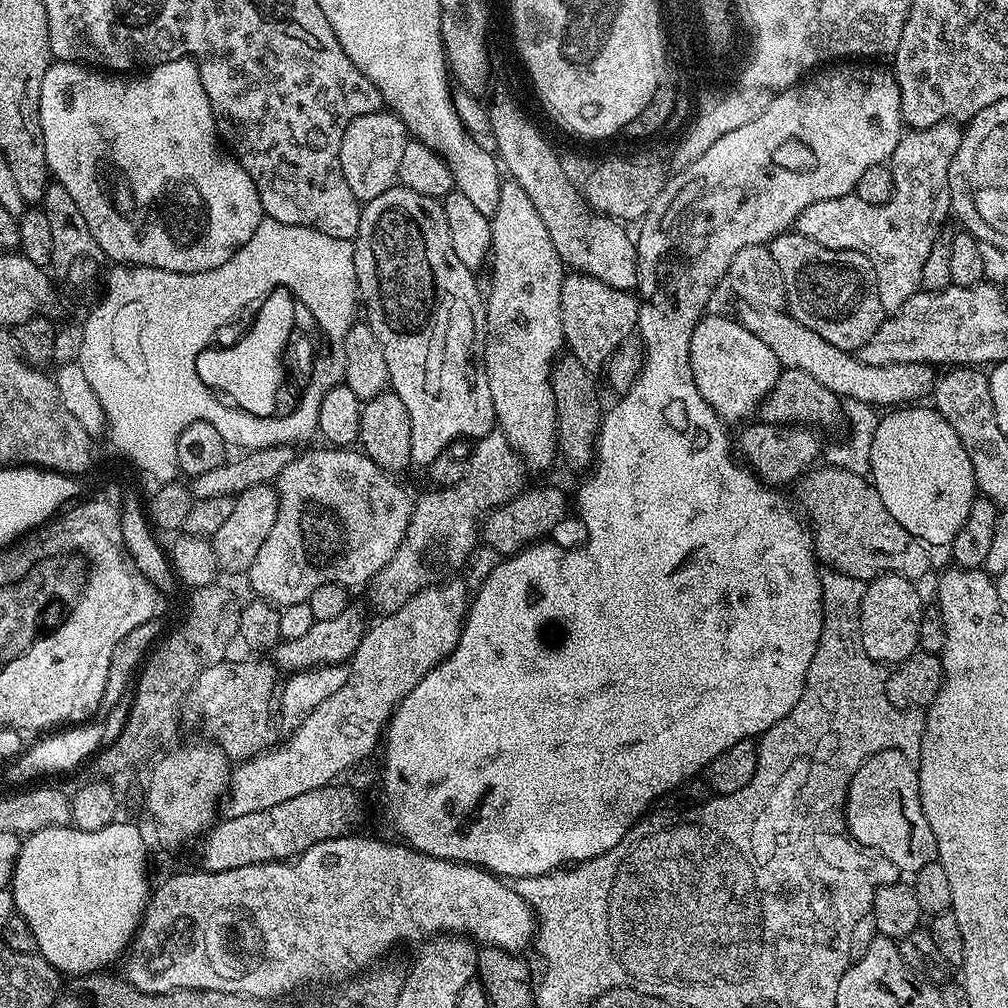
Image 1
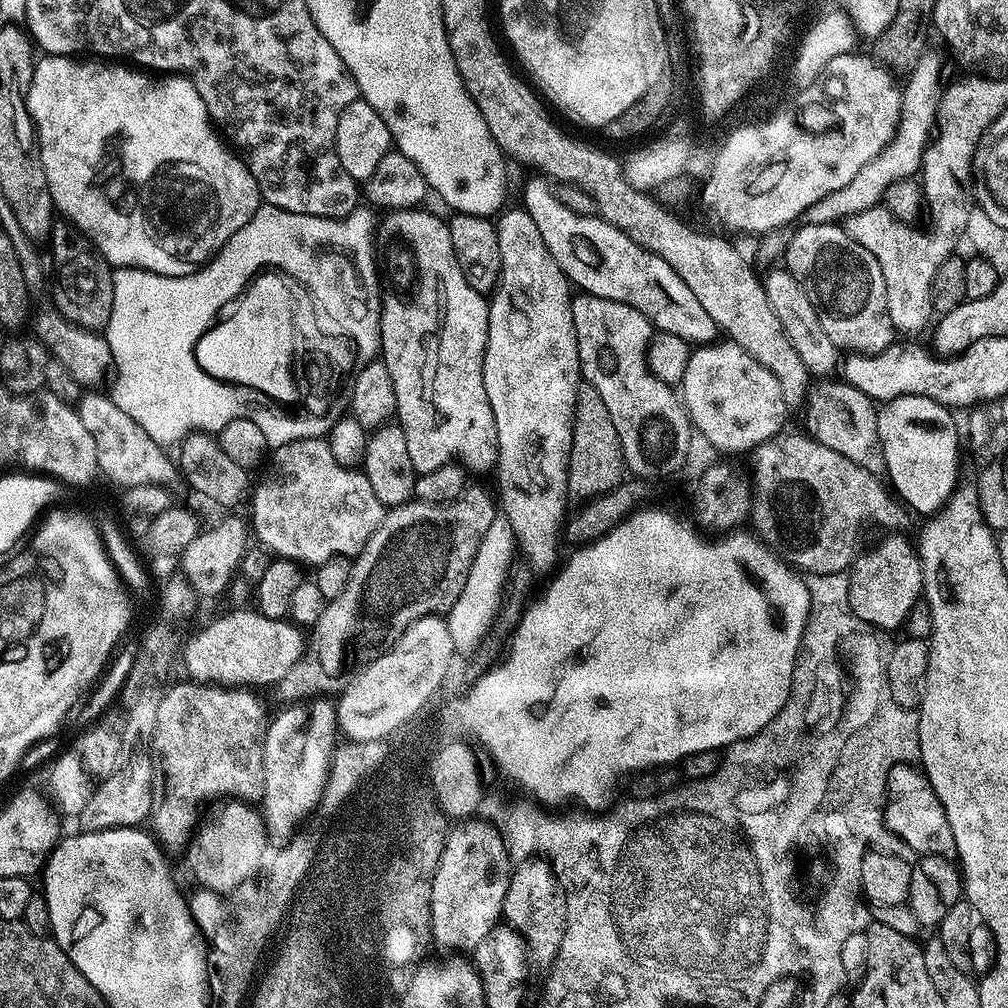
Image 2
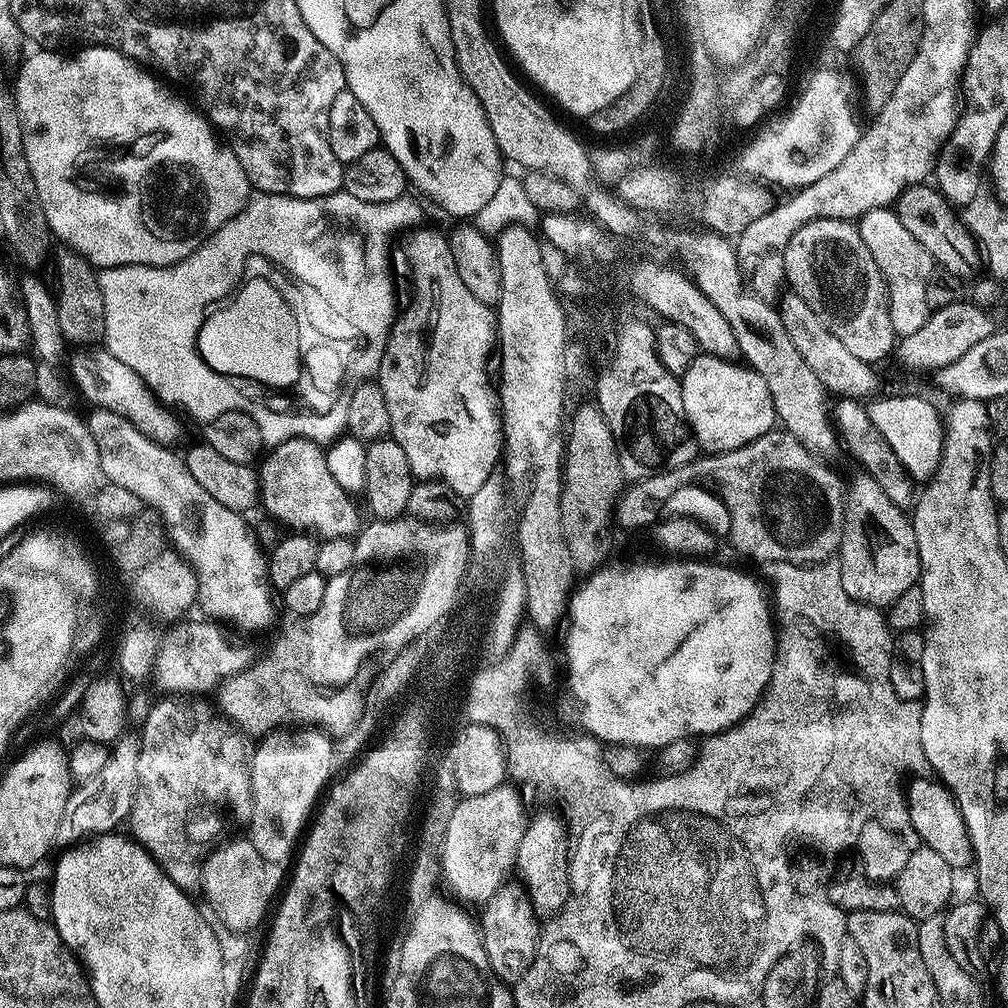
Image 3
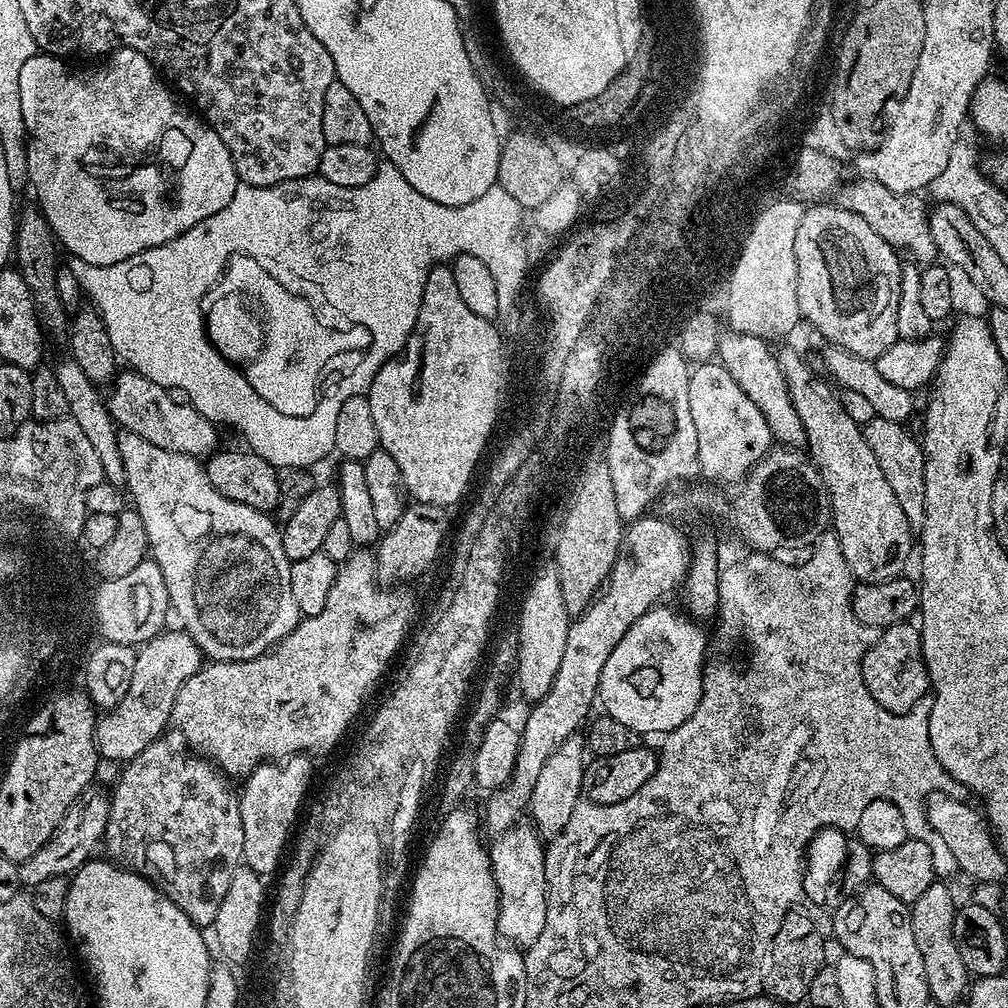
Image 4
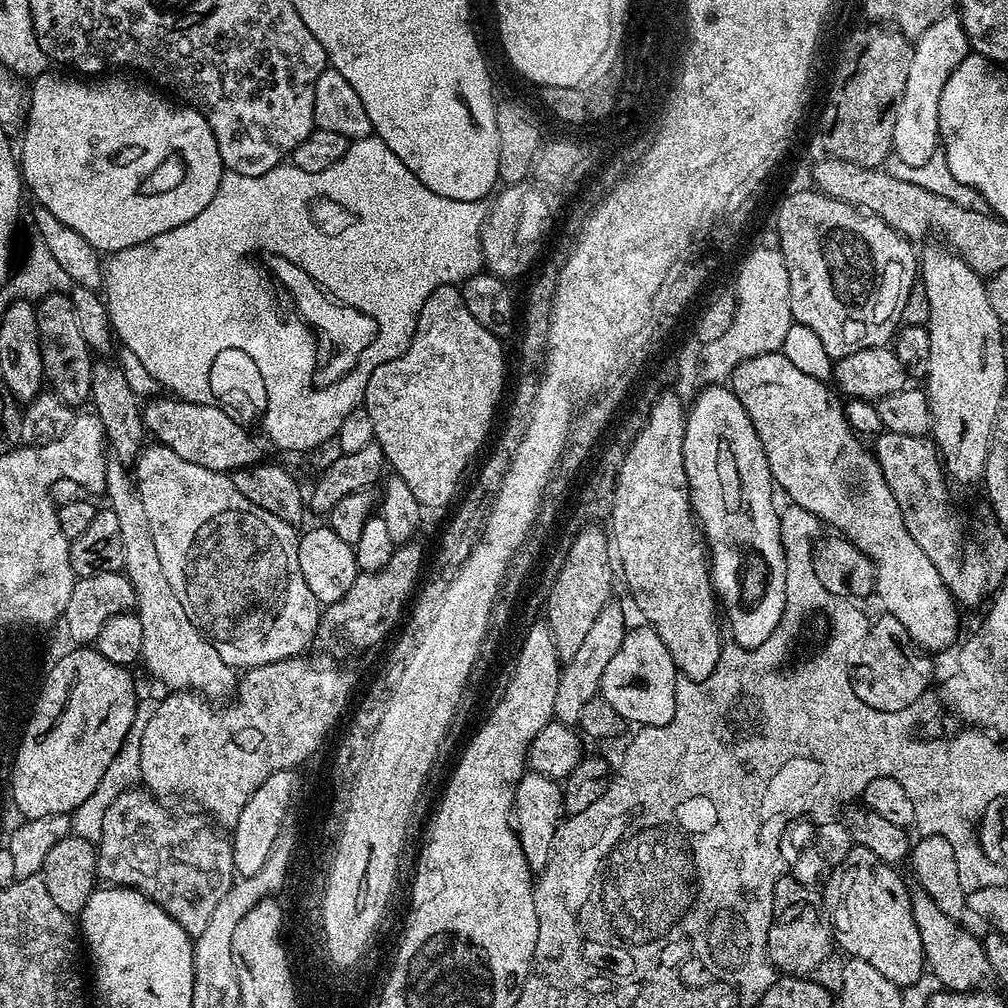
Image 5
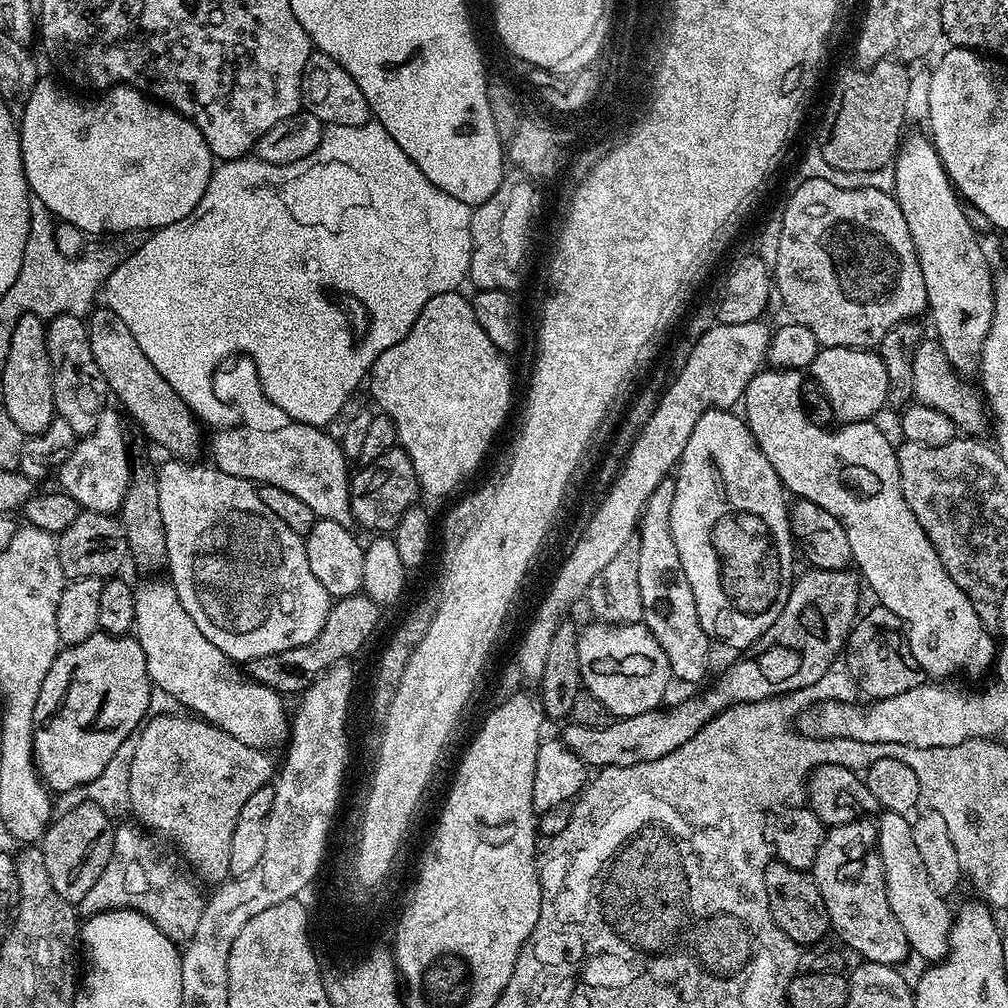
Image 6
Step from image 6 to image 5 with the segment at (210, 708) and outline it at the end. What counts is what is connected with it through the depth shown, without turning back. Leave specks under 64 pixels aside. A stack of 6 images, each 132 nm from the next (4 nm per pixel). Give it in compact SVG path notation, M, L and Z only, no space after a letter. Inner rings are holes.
M119 462L109 463L104 469L104 486L106 497L112 503L109 504L110 510L118 514L118 526L122 526L123 571L136 591L136 608L142 622L142 663L168 690L187 690L212 702L223 701L223 696L235 689L237 673L218 655L213 644L192 625L190 618L186 618L186 610L182 610L182 602L178 602L162 570L162 561L154 546L154 534L150 534L150 518L146 518L146 506L133 473Z

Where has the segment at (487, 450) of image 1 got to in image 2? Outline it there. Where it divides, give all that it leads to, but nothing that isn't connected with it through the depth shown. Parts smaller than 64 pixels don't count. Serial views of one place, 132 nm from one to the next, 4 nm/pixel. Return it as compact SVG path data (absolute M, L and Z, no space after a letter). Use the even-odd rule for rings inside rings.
M471 483L461 487L450 500L437 502L435 500L413 498L406 504L399 504L398 507L388 508L387 511L385 511L384 521L378 526L378 530L374 530L374 534L368 539L366 546L351 561L350 582L346 582L346 590L342 590L342 594L338 594L338 598L334 598L325 603L324 609L322 610L322 618L318 618L318 622L313 624L310 629L310 635L306 640L304 657L296 663L294 670L290 670L290 674L286 674L286 678L280 680L278 691L285 696L285 701L300 702L305 698L317 697L319 694L332 694L328 692L333 692L333 694L339 693L342 688L342 681L349 675L350 667L348 668L348 663L351 662L352 655L356 652L356 644L360 648L368 648L371 644L378 643L379 640L386 639L385 641L387 641L389 638L398 637L402 635L403 631L416 619L433 614L447 613L448 609L454 606L454 602L458 601L458 596L466 585L466 578L467 575L470 574L470 566L471 563L474 562L475 554L478 552L479 543L483 541L486 530L489 530L490 526L497 523L498 520L498 504L494 499L493 493L491 496L480 484L470 484Z

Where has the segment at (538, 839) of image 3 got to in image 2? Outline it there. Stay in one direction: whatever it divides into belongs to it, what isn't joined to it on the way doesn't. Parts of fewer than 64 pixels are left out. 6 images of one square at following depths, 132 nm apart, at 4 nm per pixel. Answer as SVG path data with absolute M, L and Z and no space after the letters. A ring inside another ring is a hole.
M534 862L521 863L511 873L508 882L508 893L504 899L503 919L507 927L524 940L524 950L528 964L533 968L551 969L556 955L565 947L564 934L569 931L563 895L558 891L553 869Z

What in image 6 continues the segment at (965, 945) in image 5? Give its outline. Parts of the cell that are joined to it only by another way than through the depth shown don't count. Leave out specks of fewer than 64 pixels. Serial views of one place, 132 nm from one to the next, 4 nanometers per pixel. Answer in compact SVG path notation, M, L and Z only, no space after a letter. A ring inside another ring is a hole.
M884 810L879 813L875 823L876 822L876 844L874 840L874 850L880 855L880 861L882 862L882 870L884 871L884 877L886 878L886 898L890 902L890 910L894 910L894 918L898 918L898 926L902 926L902 934L906 934L906 942L908 943L909 949L920 954L927 962L939 962L948 954L948 935L952 929L952 921L954 919L953 909L948 909L949 901L945 899L945 897L940 896L938 890L934 890L934 886L930 886L930 878L926 875L926 866L922 866L922 857L918 855L918 849L916 843L914 843L912 820L903 812L887 812Z

